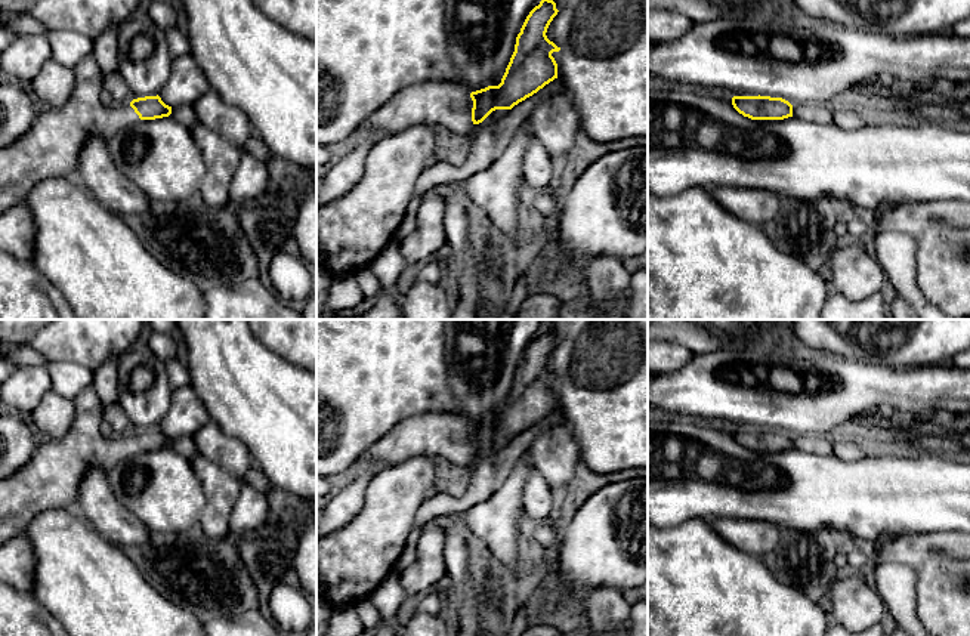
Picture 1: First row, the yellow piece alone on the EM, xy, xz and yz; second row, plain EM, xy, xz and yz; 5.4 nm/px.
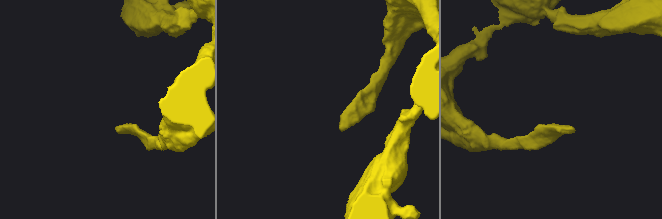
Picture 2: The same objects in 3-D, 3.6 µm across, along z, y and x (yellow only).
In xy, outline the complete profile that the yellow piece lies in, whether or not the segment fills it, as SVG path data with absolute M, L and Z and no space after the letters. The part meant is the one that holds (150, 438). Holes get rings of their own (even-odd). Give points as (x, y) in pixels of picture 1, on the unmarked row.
M93 386L78 393L72 402L75 419L69 430L61 439L38 445L25 466L12 476L0 479L0 546L24 535L33 518L44 510L75 509L78 487L92 466L108 472L118 461L139 451L155 451L172 445L172 438L158 426L133 430L129 438L112 436L105 429L102 404Z

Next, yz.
M733 427L733 439L751 451L784 451L793 448L793 436L782 429Z

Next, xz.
M549 330L529 343L498 417L469 424L450 413L416 414L398 423L361 457L370 466L393 466L426 456L455 469L467 464L472 454L482 454L492 442L512 441L557 410L552 385L560 379L546 367L557 343L556 334Z

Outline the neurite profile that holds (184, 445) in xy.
M188 436L172 439L172 445L169 448L186 457L191 461L198 456L198 450L194 439Z

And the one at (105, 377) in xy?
M120 356L108 358L96 371L93 371L93 389L101 399L102 407L118 404L117 368Z

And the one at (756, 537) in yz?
M716 518L711 527L728 544L760 558L778 546L784 531L776 524L739 518Z

